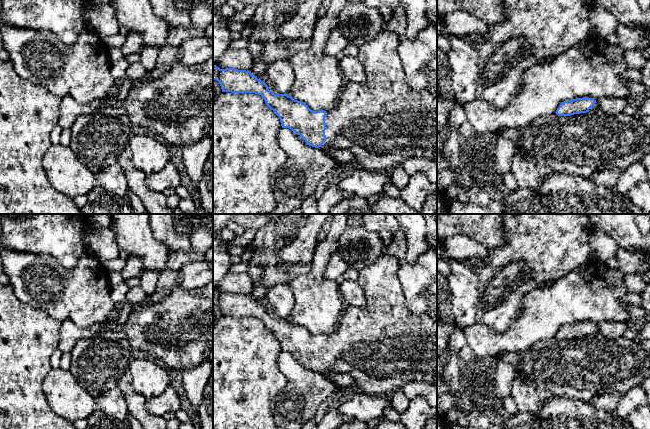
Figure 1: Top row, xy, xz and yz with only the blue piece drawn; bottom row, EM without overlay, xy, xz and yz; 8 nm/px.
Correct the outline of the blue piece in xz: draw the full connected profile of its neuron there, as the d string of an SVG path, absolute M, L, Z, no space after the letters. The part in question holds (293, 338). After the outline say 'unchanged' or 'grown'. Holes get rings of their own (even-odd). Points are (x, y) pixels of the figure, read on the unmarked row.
M383 254L379 257L373 264L362 268L359 270L358 284L364 291L366 303L362 306L346 306L343 311L343 316L340 320L340 323L331 335L313 335L308 329L306 329L302 325L298 325L293 323L288 318L274 318L272 315L268 313L268 310L265 306L259 304L257 300L253 299L250 295L246 294L238 294L235 292L226 292L220 293L216 289L213 289L213 305L216 304L219 306L222 316L231 316L231 317L255 317L261 319L264 322L266 329L274 335L274 337L279 341L282 352L289 352L293 356L297 357L301 360L301 362L306 366L307 369L320 372L322 374L328 372L336 372L336 373L346 373L349 374L353 380L353 387L355 390L361 391L371 396L388 396L391 397L396 392L402 390L402 388L409 383L412 382L422 382L422 383L430 383L437 384L437 321L433 318L429 317L426 314L417 315L411 312L411 310L407 307L406 299L404 297L404 292L400 281L398 279L398 269L400 267L401 261L392 255Z; grown

